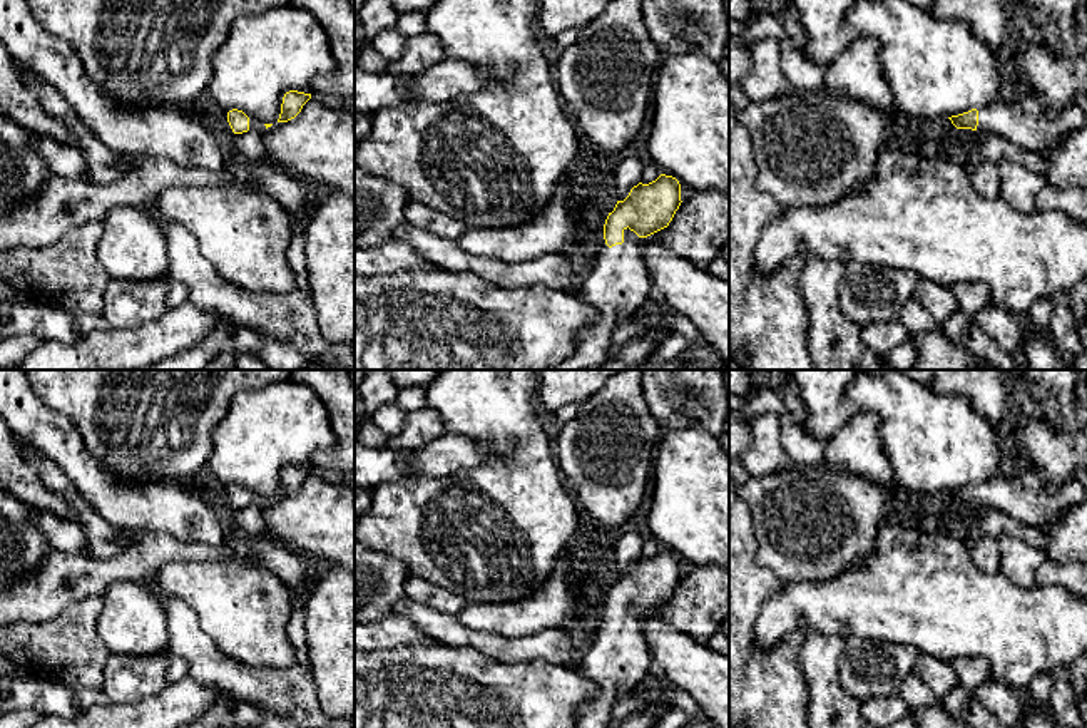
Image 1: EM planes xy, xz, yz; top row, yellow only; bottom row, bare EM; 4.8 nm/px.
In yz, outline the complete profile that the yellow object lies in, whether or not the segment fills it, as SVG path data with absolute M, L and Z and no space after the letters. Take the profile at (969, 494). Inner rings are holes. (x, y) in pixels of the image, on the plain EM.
M1033 465L1013 477L995 475L948 494L957 504L995 509L1028 527L1045 527L1069 507L1087 500L1087 490L1075 479L1050 492Z

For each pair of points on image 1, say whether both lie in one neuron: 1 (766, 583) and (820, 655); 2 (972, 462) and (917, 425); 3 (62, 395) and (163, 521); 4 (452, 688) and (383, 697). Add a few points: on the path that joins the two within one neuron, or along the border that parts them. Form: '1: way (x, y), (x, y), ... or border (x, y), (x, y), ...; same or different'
1: border (806, 628), (806, 638), (800, 651), (801, 675); different
2: way (959, 449), (930, 439); same
3: border (99, 462), (131, 484), (171, 482); different
4: way (435, 697), (400, 697); same

